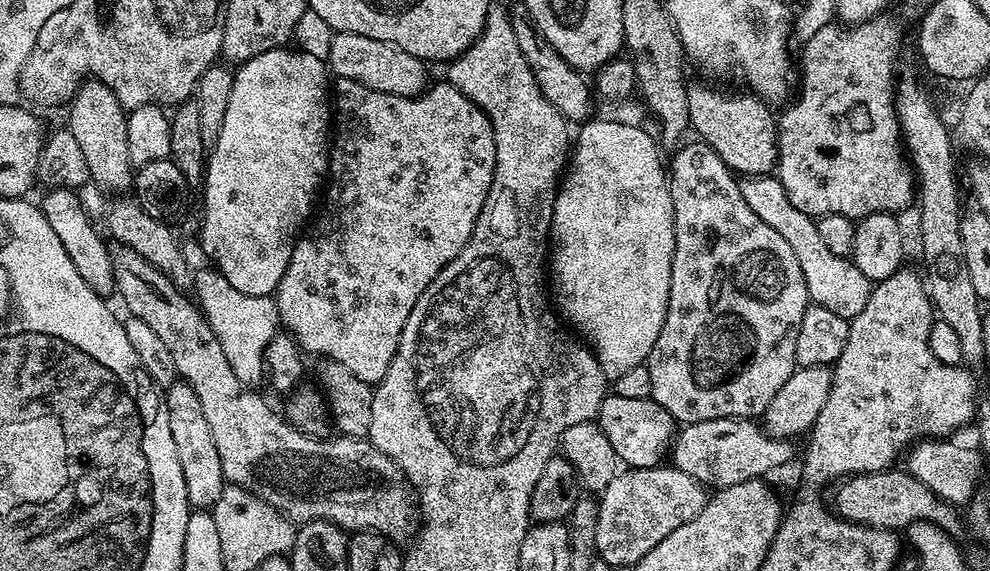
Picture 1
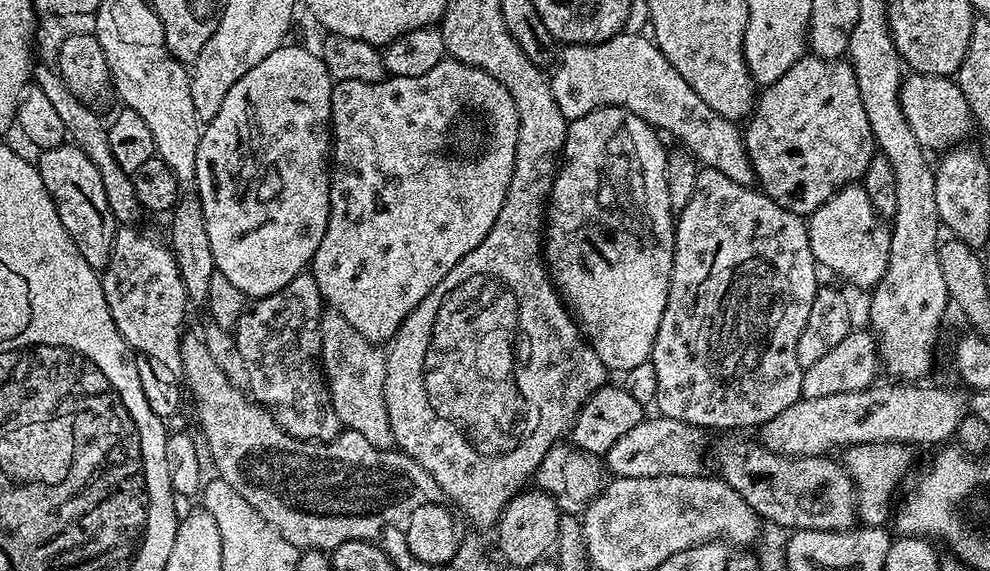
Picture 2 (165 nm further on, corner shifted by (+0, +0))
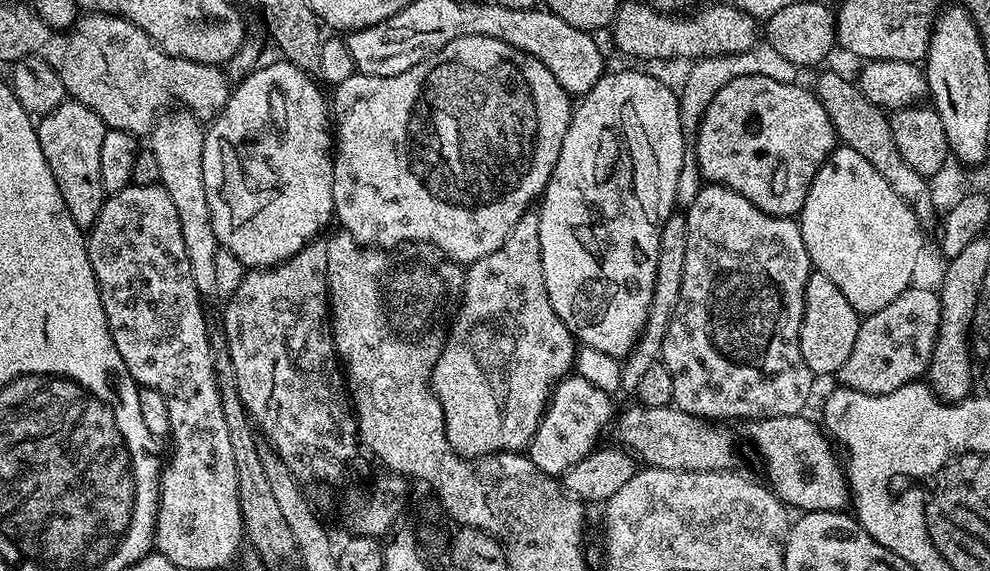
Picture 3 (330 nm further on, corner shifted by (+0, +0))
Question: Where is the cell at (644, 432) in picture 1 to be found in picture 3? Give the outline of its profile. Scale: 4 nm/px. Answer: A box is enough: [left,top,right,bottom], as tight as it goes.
[526,374,614,478]

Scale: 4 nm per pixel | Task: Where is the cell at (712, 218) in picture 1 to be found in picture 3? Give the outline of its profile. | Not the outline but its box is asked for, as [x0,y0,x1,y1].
[660,183,814,422]

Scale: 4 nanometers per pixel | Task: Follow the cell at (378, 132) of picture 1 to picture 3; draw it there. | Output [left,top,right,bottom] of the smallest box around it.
[330,36,574,266]

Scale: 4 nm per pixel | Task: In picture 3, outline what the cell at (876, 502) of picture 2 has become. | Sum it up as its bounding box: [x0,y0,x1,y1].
[747,414,850,513]

